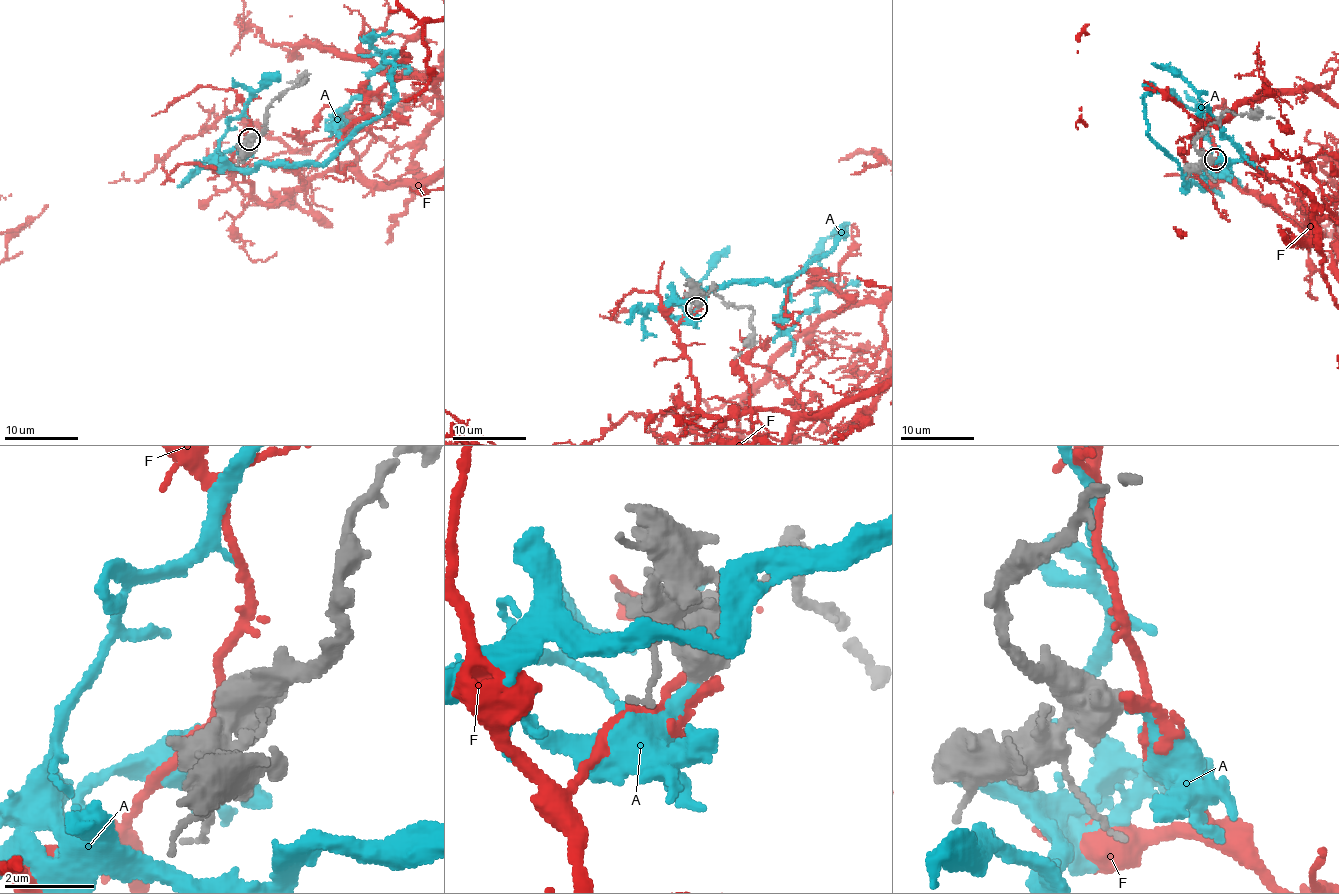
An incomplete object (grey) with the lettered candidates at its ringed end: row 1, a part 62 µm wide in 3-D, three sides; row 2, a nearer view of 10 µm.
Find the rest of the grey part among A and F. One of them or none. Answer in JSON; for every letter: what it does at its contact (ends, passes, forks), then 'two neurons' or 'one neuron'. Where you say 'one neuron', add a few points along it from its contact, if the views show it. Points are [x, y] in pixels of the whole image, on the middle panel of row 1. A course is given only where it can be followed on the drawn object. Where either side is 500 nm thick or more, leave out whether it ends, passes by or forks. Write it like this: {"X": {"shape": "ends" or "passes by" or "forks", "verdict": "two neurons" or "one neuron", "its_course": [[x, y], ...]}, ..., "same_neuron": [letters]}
{"A": {"verdict": "one neuron", "its_course": [[697, 307], [675, 316], [667, 305], [732, 281], [787, 280], [787, 330], [830, 283], [820, 250], [842, 228]]}, "F": {"verdict": "two neurons"}, "same_neuron": ["A"]}

